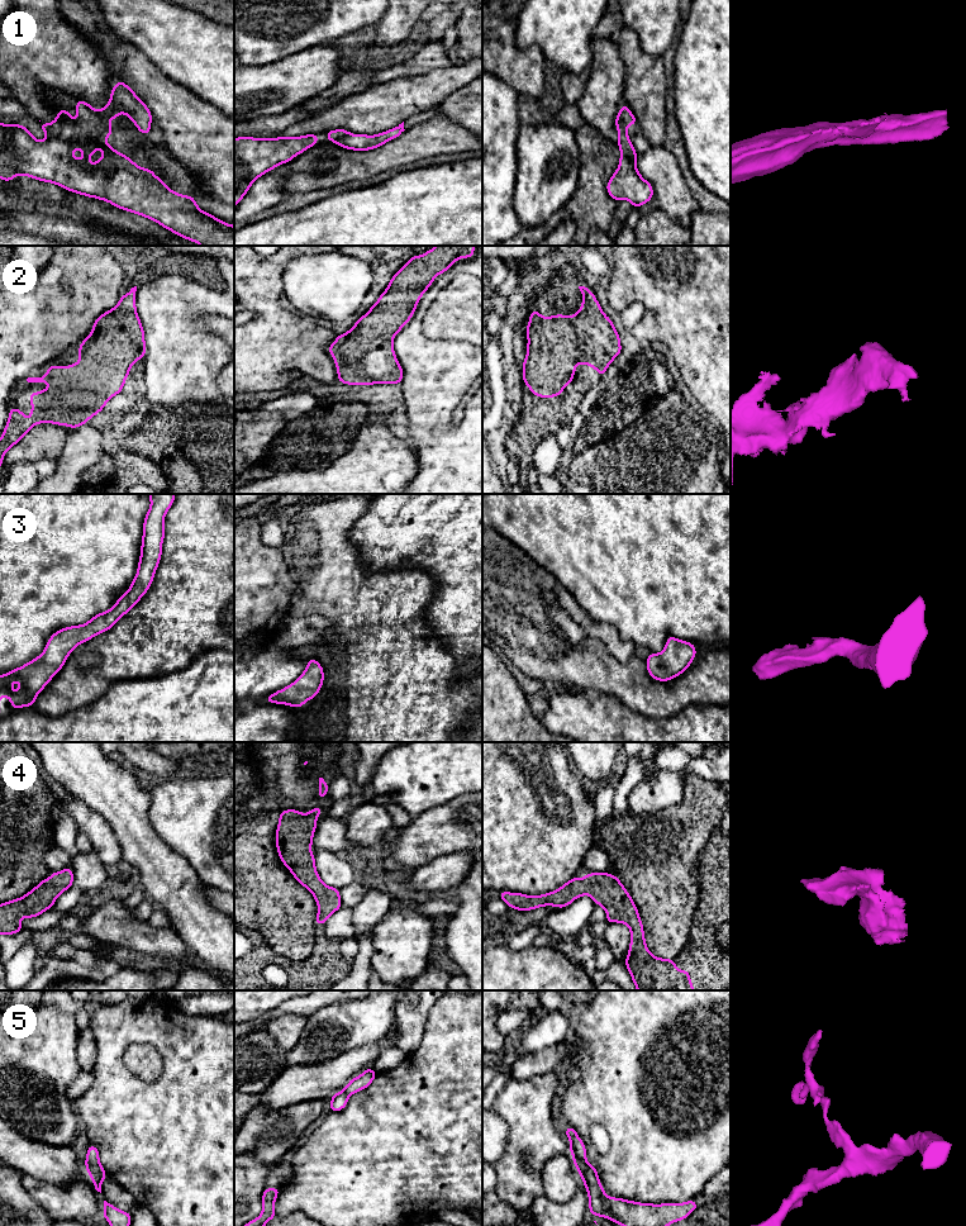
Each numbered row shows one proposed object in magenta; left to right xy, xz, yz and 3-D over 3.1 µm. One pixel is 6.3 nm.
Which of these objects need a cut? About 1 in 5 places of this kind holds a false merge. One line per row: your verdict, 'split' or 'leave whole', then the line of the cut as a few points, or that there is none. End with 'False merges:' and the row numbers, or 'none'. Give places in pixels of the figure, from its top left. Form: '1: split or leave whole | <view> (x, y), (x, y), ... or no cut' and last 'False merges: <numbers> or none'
1: split | xz (351, 133), (334, 142)
2: leave whole | no cut
3: leave whole | no cut
4: leave whole | no cut
5: leave whole | no cut
False merges: 1

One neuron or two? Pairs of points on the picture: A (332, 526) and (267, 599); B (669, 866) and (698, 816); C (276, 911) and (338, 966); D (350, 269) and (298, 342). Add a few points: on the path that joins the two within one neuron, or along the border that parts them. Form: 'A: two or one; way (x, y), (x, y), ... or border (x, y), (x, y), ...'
A: two; border (279, 547), (288, 573), (295, 583), (289, 604)
B: one; way (672, 854), (674, 841), (685, 828)
C: two; border (315, 936), (313, 950), (305, 958), (288, 958)
D: two; border (308, 317), (310, 319)

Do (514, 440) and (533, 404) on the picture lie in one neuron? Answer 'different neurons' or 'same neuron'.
same neuron

